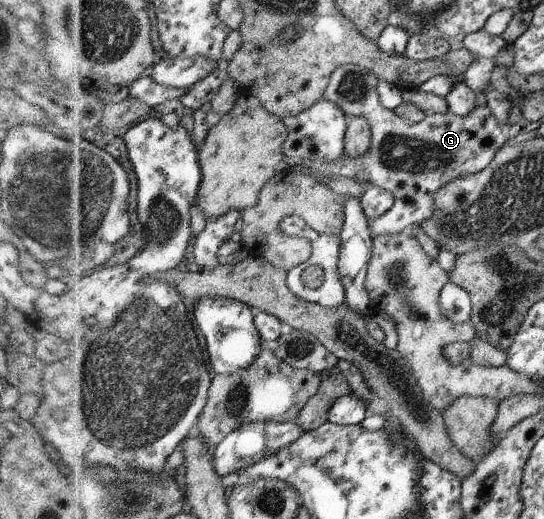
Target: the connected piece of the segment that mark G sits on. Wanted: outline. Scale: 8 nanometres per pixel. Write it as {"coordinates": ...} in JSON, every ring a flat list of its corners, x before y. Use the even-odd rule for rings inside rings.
{"coordinates":[[481,29,467,34,463,40,463,45,476,55,476,60,463,73,463,81,474,90,476,95,476,108,465,117,448,111,446,114,426,116,420,122,408,122,399,117,393,110,381,105,376,91,378,79,371,71,355,64,347,64,338,67,330,77,330,85,326,89,324,98,335,102,348,118,353,116,366,117,372,129,372,144,363,156,351,157,343,153,343,156,339,156,338,160,333,160,332,162,313,159,301,161,305,168,313,173,323,175,325,179,350,177,365,185,379,186,394,197,394,204,390,210,387,210,387,213,375,220,369,220,368,228,370,229,371,237,377,234,403,232,409,230,413,224,420,224,423,220,429,219,434,215,435,208,437,208,435,200,437,200,437,193,441,191,442,187,453,180,483,171,499,153,499,147,503,147,505,141,507,141,508,135,503,133,501,125,495,121,496,117,490,109,489,101,486,98,486,92,491,85,489,79,491,79,491,73,493,73,495,66,494,57,507,43,501,36,491,35,484,29]]}

